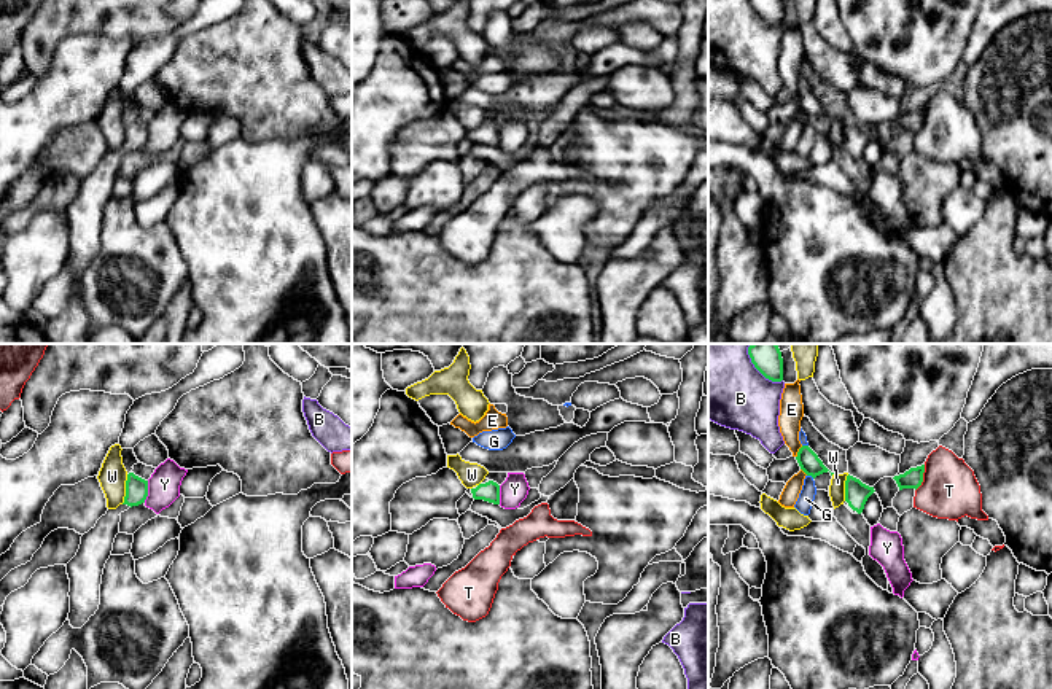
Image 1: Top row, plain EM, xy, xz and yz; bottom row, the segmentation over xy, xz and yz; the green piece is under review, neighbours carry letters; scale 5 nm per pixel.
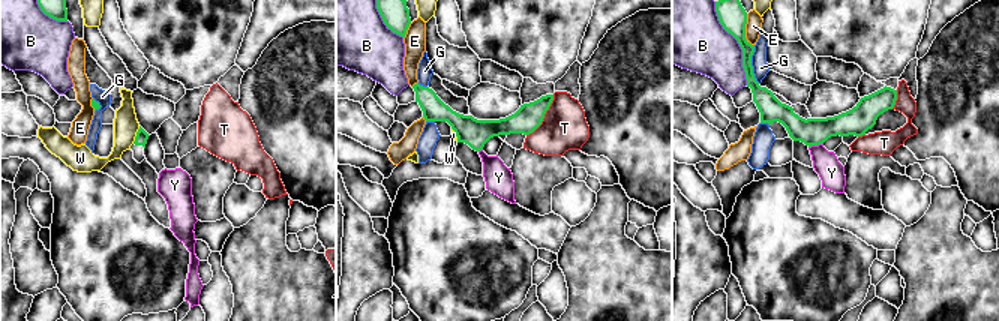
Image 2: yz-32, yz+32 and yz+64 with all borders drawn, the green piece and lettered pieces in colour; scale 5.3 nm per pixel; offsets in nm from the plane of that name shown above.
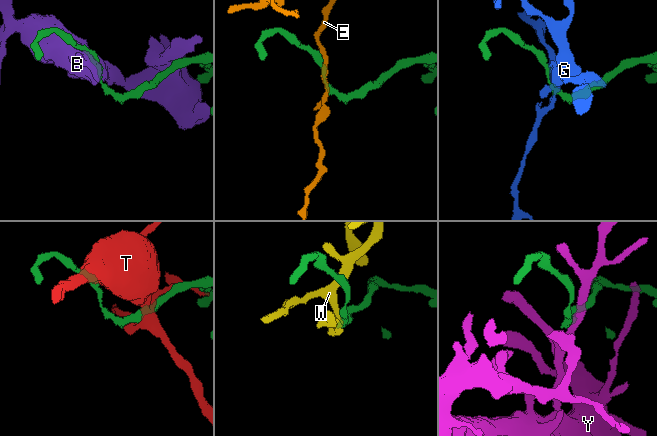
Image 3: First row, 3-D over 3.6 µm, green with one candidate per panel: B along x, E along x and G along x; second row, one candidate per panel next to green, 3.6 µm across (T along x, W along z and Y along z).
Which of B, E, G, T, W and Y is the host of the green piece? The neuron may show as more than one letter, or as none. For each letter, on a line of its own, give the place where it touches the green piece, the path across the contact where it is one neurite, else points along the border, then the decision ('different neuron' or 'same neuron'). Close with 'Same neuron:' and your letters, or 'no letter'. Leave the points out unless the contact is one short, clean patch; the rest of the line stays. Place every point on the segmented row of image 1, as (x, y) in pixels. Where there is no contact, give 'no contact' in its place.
B: meets green in yz at (758, 369); different neuron
E: meets green in yz at (798, 452); different neuron
G: meets green in yz at (810, 474); different neuron
T: meets green in yz at (922, 478); different neuron
W: meets green in xy at (126, 489); border along xy (128, 474), (121, 503); different neuron
Y: meets green in xy at (147, 492); different neuron
Same neuron: no letter

